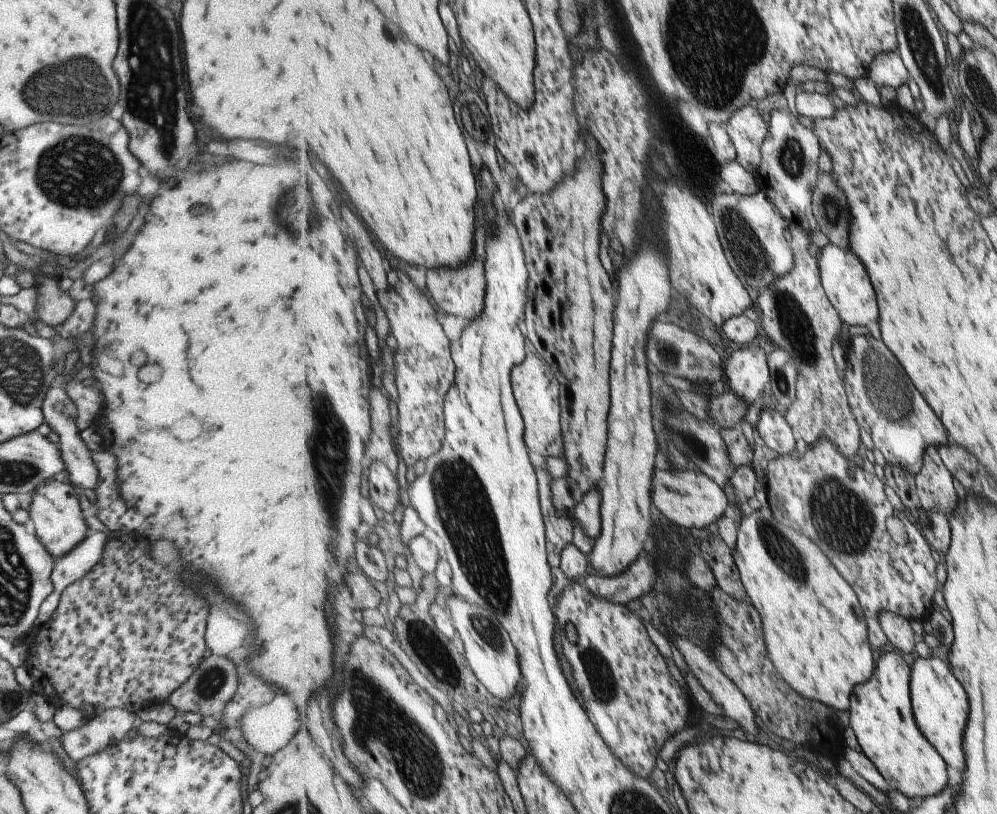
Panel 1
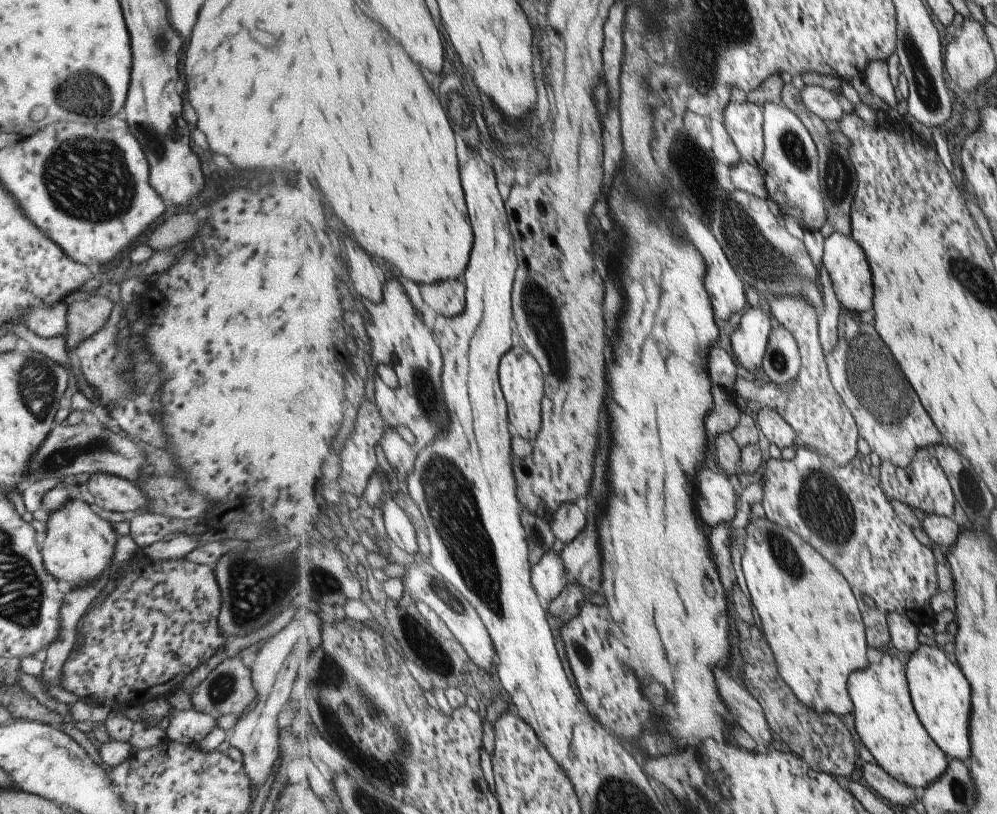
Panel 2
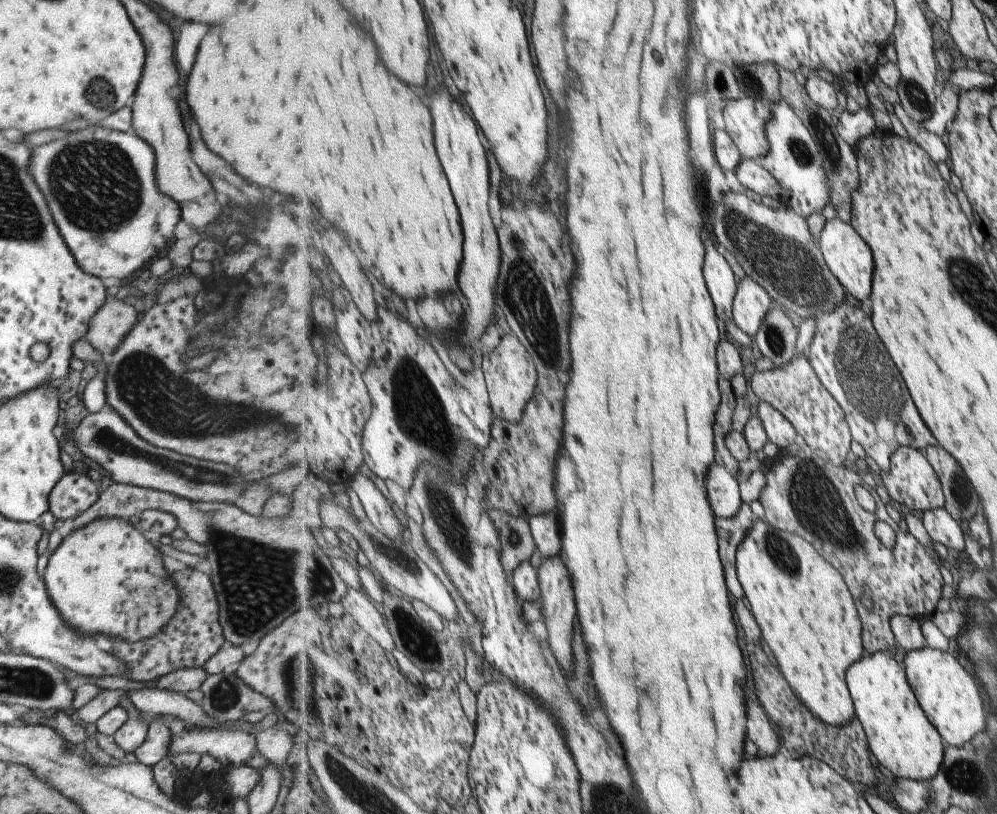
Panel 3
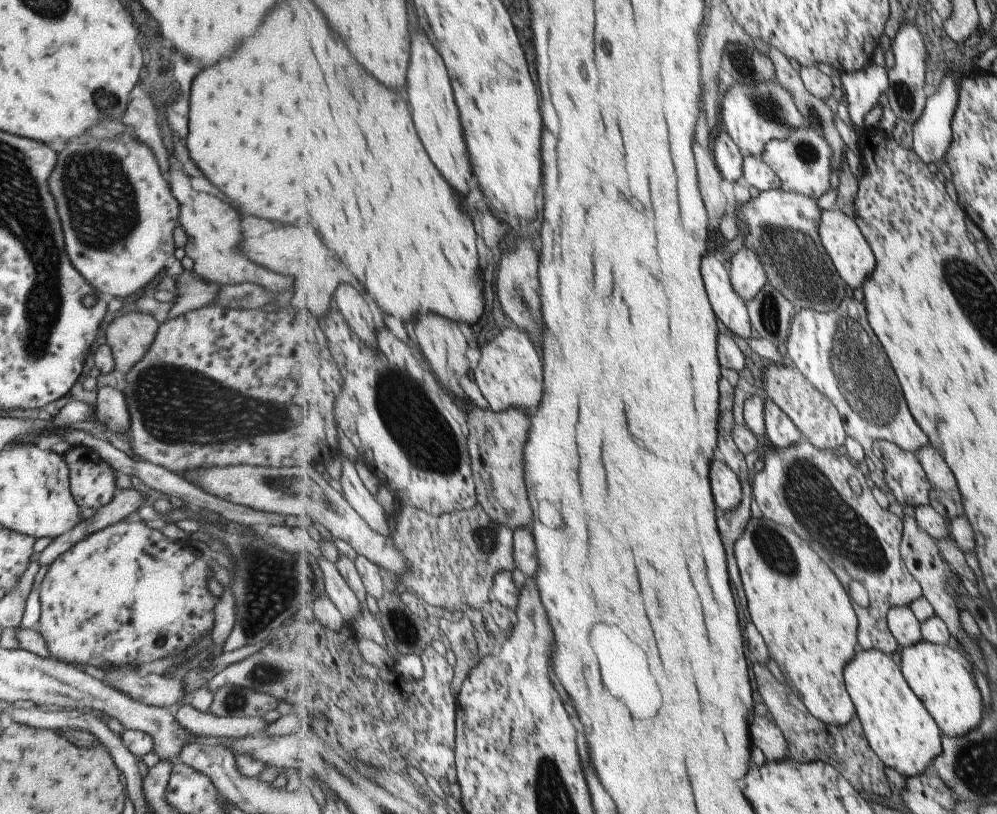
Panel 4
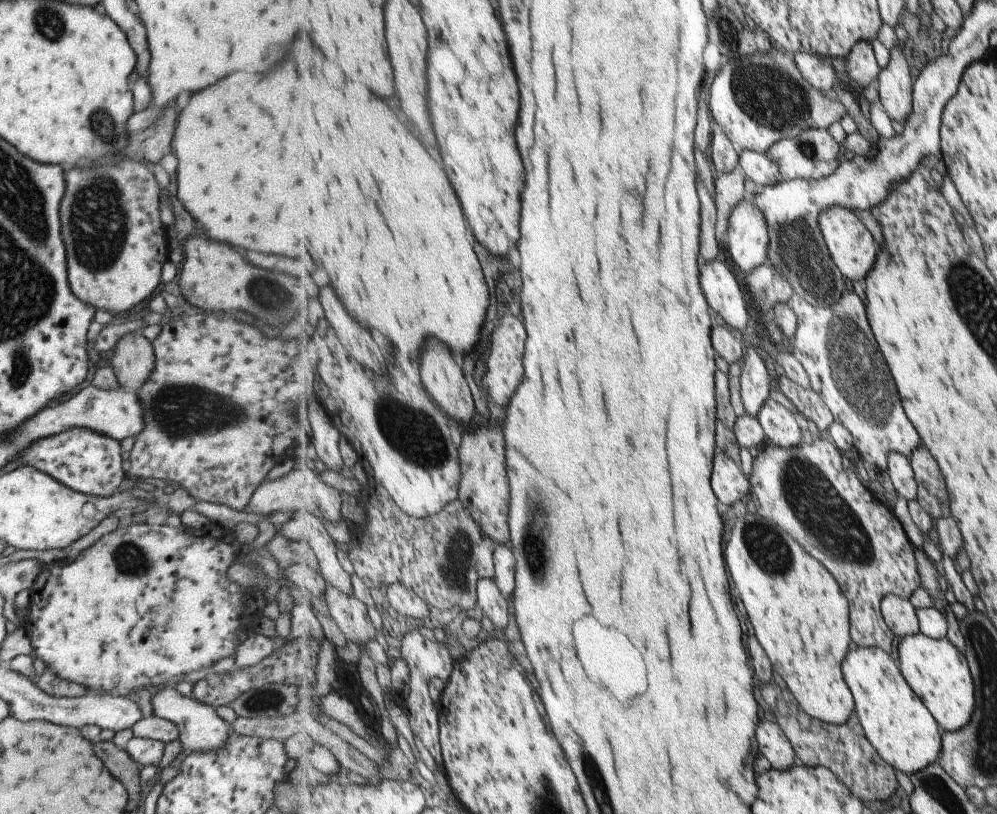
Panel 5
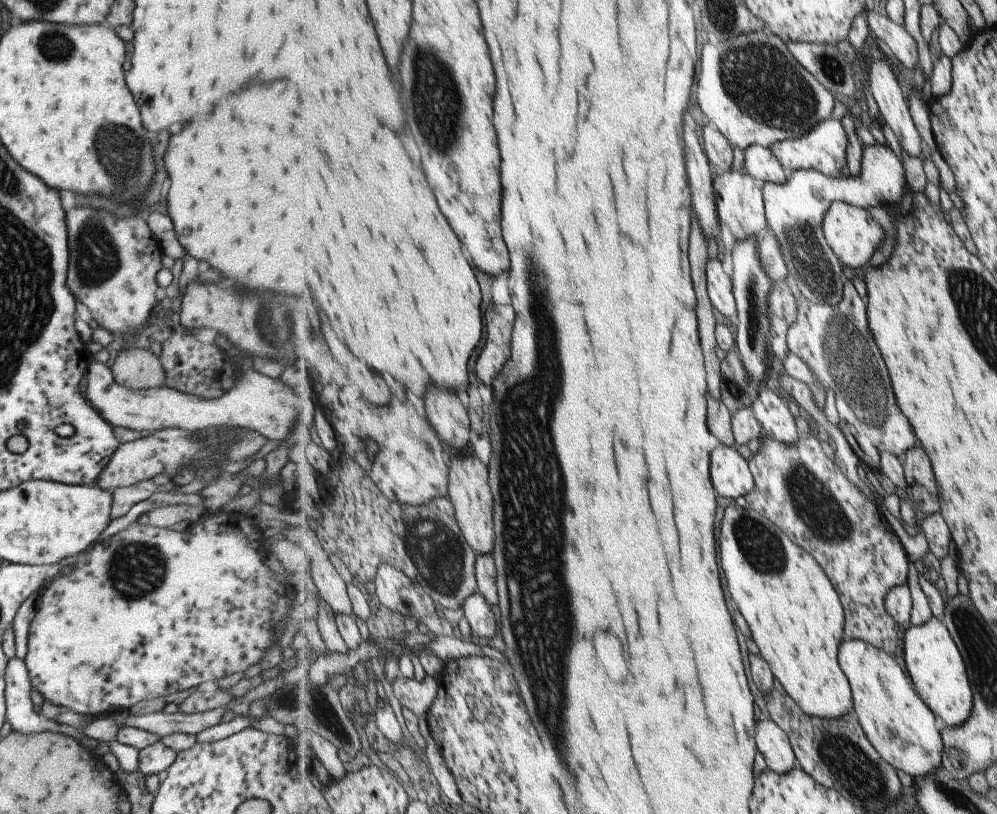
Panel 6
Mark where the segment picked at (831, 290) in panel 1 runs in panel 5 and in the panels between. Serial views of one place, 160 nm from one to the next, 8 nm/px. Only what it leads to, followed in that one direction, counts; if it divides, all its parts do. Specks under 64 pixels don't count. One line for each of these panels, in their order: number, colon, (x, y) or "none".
2: (844, 259)
3: (849, 255)
4: (850, 250)
5: (855, 251)

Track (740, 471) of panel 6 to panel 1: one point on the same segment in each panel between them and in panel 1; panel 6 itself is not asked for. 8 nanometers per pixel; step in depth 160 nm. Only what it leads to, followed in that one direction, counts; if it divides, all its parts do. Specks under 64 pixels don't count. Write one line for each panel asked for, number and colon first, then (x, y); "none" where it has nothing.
1: (689, 498)
2: (717, 502)
3: (725, 492)
4: (728, 488)
5: (730, 484)

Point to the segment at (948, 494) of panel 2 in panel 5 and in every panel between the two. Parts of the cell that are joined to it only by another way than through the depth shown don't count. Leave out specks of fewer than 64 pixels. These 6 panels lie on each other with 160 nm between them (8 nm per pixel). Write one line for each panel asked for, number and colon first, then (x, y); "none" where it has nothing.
3: (912, 481)
4: (906, 478)
5: (901, 471)

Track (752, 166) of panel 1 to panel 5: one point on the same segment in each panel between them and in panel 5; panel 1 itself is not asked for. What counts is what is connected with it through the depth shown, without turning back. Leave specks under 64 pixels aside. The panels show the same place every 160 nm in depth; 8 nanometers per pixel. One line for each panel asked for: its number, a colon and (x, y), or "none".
2: (744, 121)
3: (746, 118)
4: (754, 116)
5: (760, 99)

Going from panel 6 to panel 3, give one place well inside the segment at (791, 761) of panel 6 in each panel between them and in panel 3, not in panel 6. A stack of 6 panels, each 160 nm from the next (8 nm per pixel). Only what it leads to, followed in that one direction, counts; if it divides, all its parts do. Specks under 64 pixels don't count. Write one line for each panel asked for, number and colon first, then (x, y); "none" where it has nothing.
3: (761, 731)
4: (766, 734)
5: (773, 740)

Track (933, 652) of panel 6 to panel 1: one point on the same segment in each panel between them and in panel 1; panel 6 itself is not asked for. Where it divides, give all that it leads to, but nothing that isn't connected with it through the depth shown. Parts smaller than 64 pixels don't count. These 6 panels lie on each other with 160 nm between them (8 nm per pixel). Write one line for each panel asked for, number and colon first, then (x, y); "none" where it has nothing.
1: (940, 705)
2: (941, 695)
3: (950, 697)
4: (943, 679)
5: (935, 668)

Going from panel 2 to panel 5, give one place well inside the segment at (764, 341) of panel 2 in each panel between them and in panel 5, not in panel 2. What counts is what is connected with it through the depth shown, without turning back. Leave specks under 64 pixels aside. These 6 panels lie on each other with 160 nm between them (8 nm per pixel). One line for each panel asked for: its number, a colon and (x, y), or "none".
3: (753, 303)
4: (749, 277)
5: (748, 237)

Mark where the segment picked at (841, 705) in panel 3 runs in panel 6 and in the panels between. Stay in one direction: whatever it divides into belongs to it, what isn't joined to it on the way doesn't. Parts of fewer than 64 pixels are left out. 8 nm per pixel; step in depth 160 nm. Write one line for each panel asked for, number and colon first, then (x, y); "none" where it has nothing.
4: (807, 617)
5: (801, 613)
6: (796, 615)

